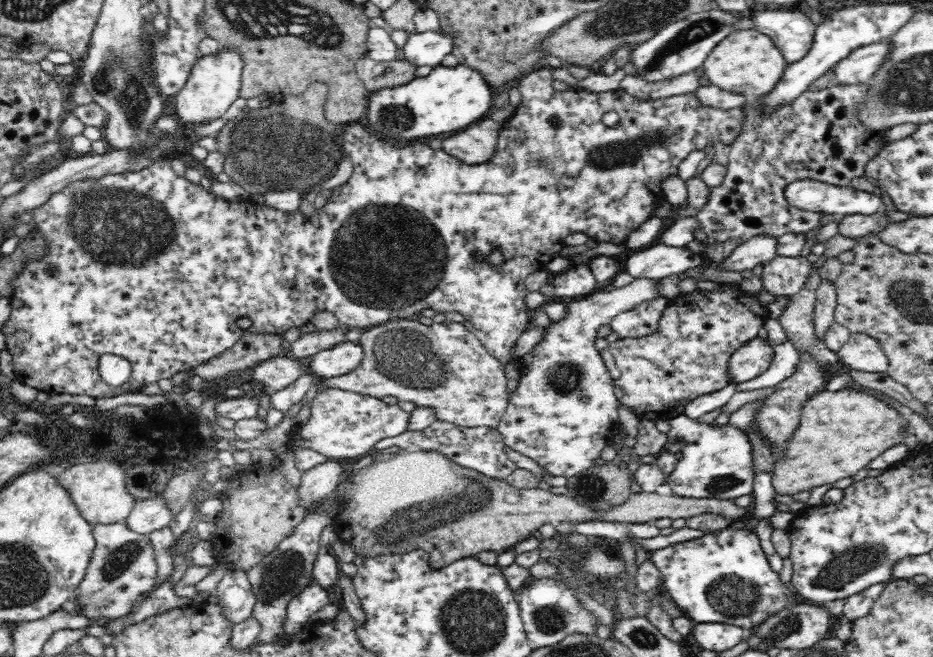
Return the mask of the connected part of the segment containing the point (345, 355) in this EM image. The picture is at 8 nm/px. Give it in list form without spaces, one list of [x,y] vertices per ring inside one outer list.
[[[342,342],[311,356],[309,374],[315,378],[330,378],[348,374],[360,364],[363,352],[359,343]]]

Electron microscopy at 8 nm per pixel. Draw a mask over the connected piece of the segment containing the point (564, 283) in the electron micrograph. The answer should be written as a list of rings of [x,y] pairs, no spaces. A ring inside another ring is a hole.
[[[588,260],[581,265],[573,264],[567,271],[558,273],[552,284],[554,294],[564,298],[578,299],[599,290],[598,279],[592,273]]]

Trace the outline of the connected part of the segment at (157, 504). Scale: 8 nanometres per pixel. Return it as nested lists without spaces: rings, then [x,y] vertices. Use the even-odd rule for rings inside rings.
[[[159,497],[137,500],[124,524],[136,534],[149,536],[152,532],[167,528],[172,520],[163,497]]]

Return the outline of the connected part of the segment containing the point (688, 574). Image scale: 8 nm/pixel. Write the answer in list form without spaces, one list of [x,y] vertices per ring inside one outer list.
[[[726,528],[703,538],[651,550],[647,558],[659,570],[661,586],[670,593],[671,601],[694,623],[750,628],[800,601],[782,586],[779,575],[770,568],[755,531]]]

